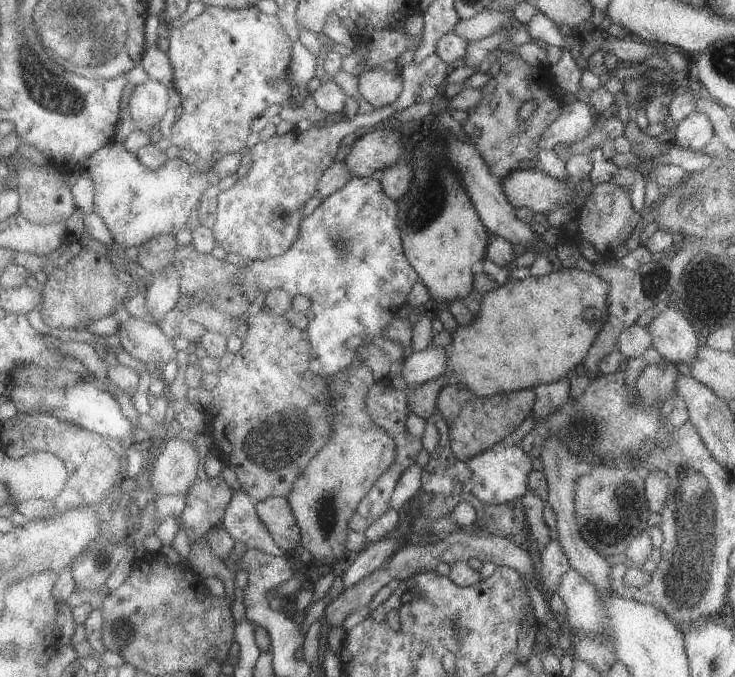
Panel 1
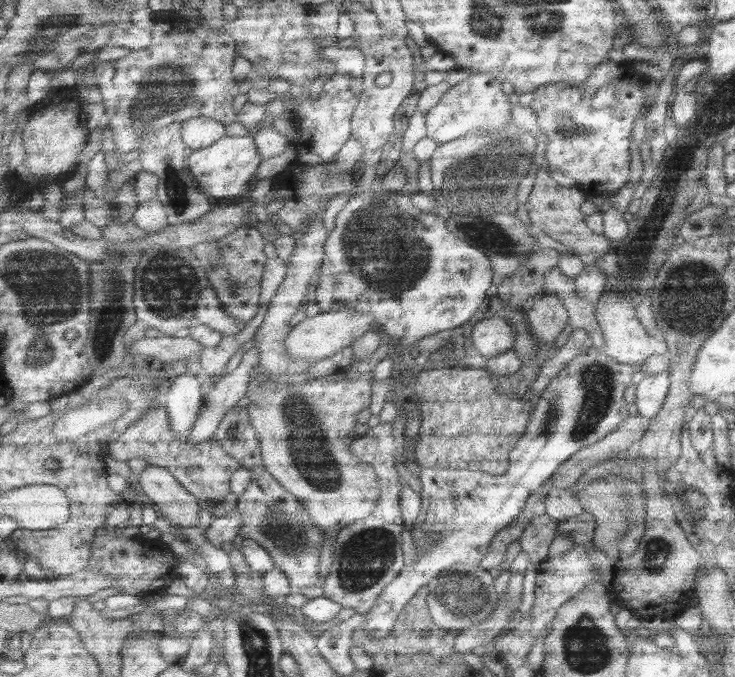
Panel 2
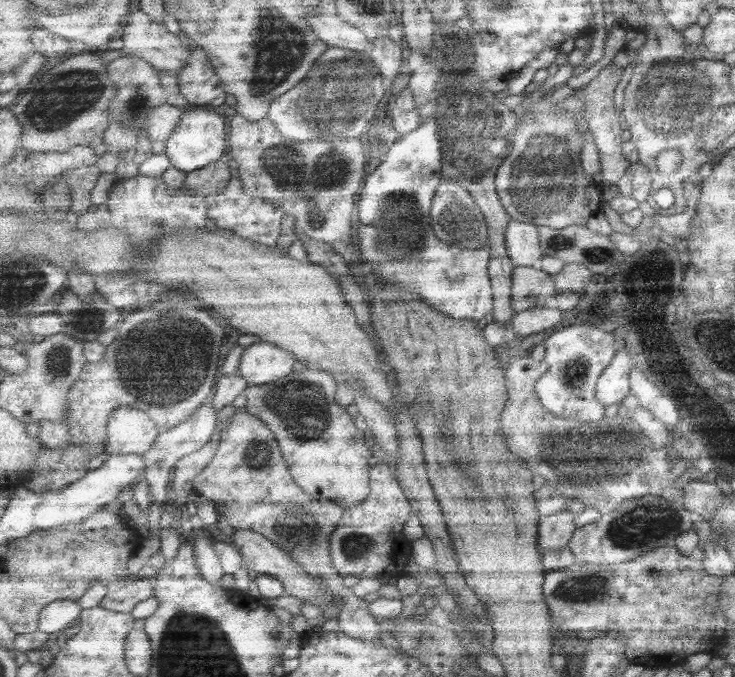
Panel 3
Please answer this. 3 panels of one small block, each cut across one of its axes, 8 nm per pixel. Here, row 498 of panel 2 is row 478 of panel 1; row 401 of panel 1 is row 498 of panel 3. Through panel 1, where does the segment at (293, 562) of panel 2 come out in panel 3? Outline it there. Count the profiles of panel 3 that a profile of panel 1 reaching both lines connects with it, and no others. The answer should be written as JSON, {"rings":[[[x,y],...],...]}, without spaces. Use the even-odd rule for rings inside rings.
{"rings":[[[237,410],[221,434],[223,438],[215,462],[211,462],[211,466],[207,466],[193,482],[195,498],[215,500],[223,516],[221,520],[227,522],[235,532],[251,530],[263,534],[285,548],[305,568],[305,572],[323,578],[325,586],[343,600],[343,610],[339,614],[339,630],[343,634],[367,644],[383,644],[383,628],[379,626],[377,618],[373,618],[371,604],[357,598],[351,588],[343,586],[343,576],[331,562],[331,538],[345,520],[345,508],[331,500],[323,500],[323,504],[293,482],[289,466],[283,460],[285,454],[281,454],[283,450],[277,442],[277,434],[267,426],[265,420],[251,416],[247,410]]]}

